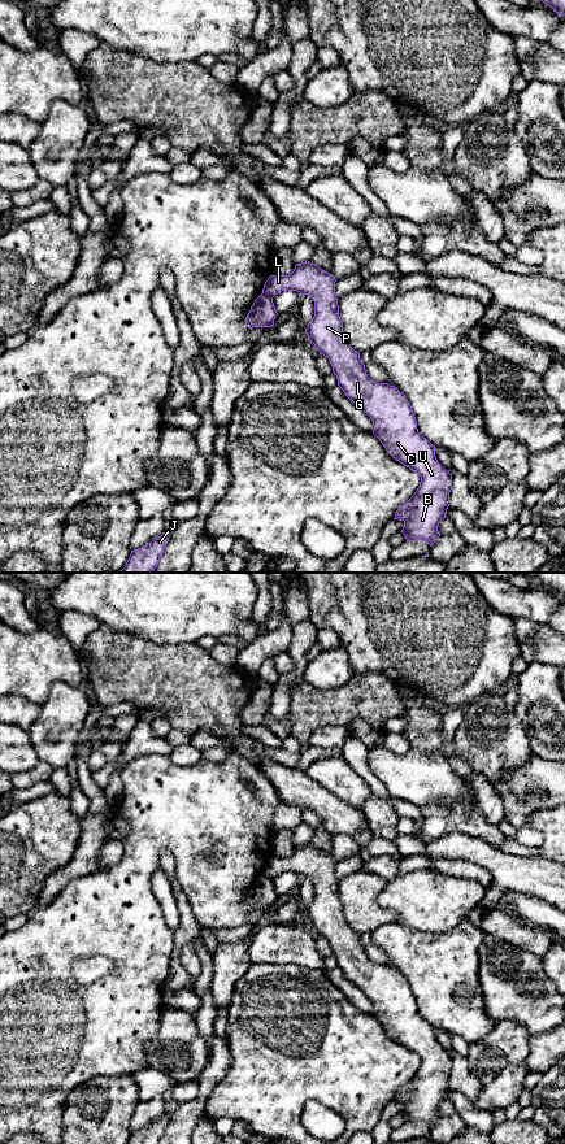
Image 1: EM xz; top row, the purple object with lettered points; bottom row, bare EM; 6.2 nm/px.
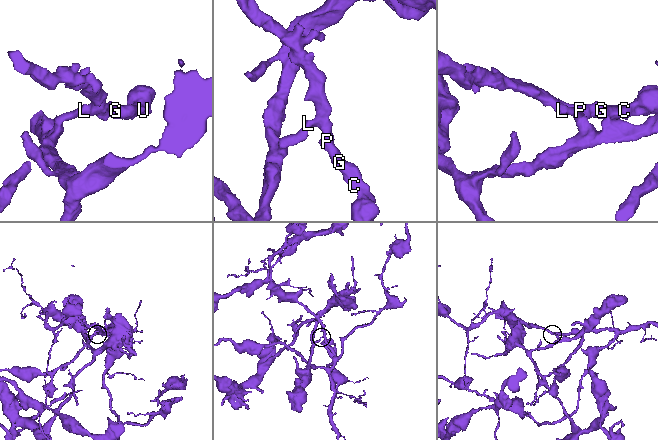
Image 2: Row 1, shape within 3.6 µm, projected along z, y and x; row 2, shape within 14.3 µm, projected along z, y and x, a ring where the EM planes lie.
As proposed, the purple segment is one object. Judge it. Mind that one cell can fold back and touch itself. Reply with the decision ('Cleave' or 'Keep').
Cleave

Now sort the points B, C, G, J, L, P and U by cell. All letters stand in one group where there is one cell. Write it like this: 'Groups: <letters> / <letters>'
Groups: B C G L P U / J

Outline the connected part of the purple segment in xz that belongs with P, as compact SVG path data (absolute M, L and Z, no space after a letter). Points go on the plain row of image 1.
M308 843L296 845L288 857L270 857L262 875L274 879L282 873L297 873L313 880L314 899L305 910L309 922L329 940L345 978L371 1000L373 1015L386 1032L421 1058L420 1069L394 1101L404 1104L401 1114L407 1122L422 1122L431 1128L440 1118L438 1108L449 1088L452 1057L438 1044L435 1027L418 1014L405 976L368 958L360 935L345 921L335 864L333 856Z

